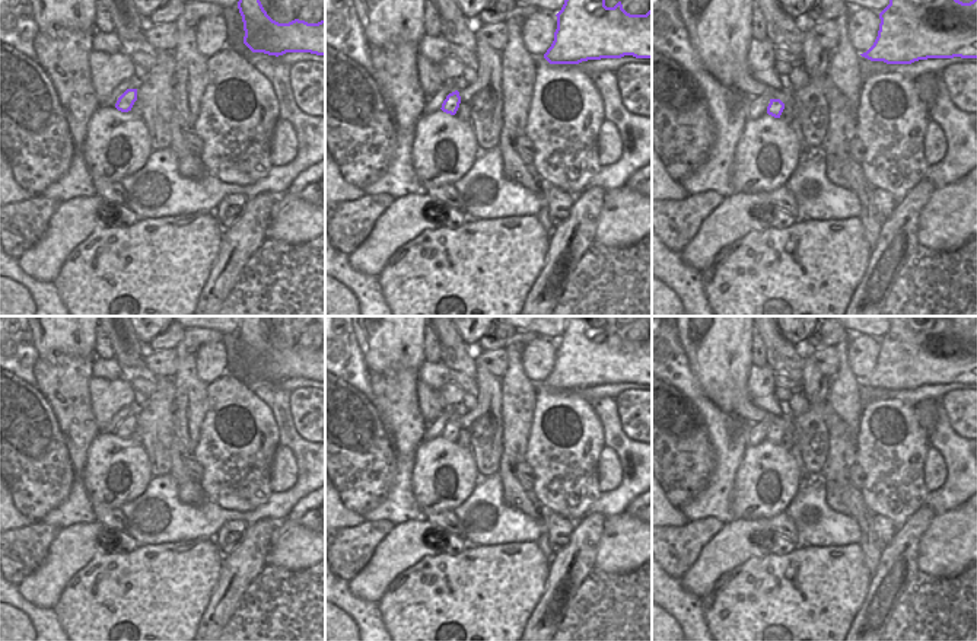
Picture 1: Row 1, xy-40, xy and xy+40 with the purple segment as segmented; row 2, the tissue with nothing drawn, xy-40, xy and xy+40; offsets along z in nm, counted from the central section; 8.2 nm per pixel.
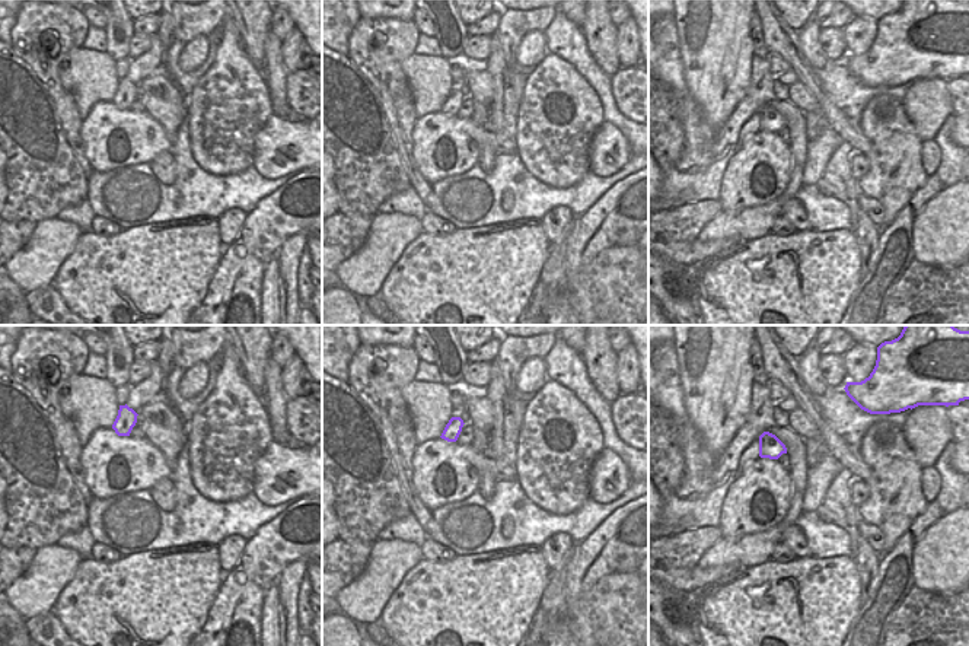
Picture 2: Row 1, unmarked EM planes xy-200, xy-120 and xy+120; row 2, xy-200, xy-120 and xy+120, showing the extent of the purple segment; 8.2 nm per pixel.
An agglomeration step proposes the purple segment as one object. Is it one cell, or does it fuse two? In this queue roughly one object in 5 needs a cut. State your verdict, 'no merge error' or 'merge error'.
no merge error

